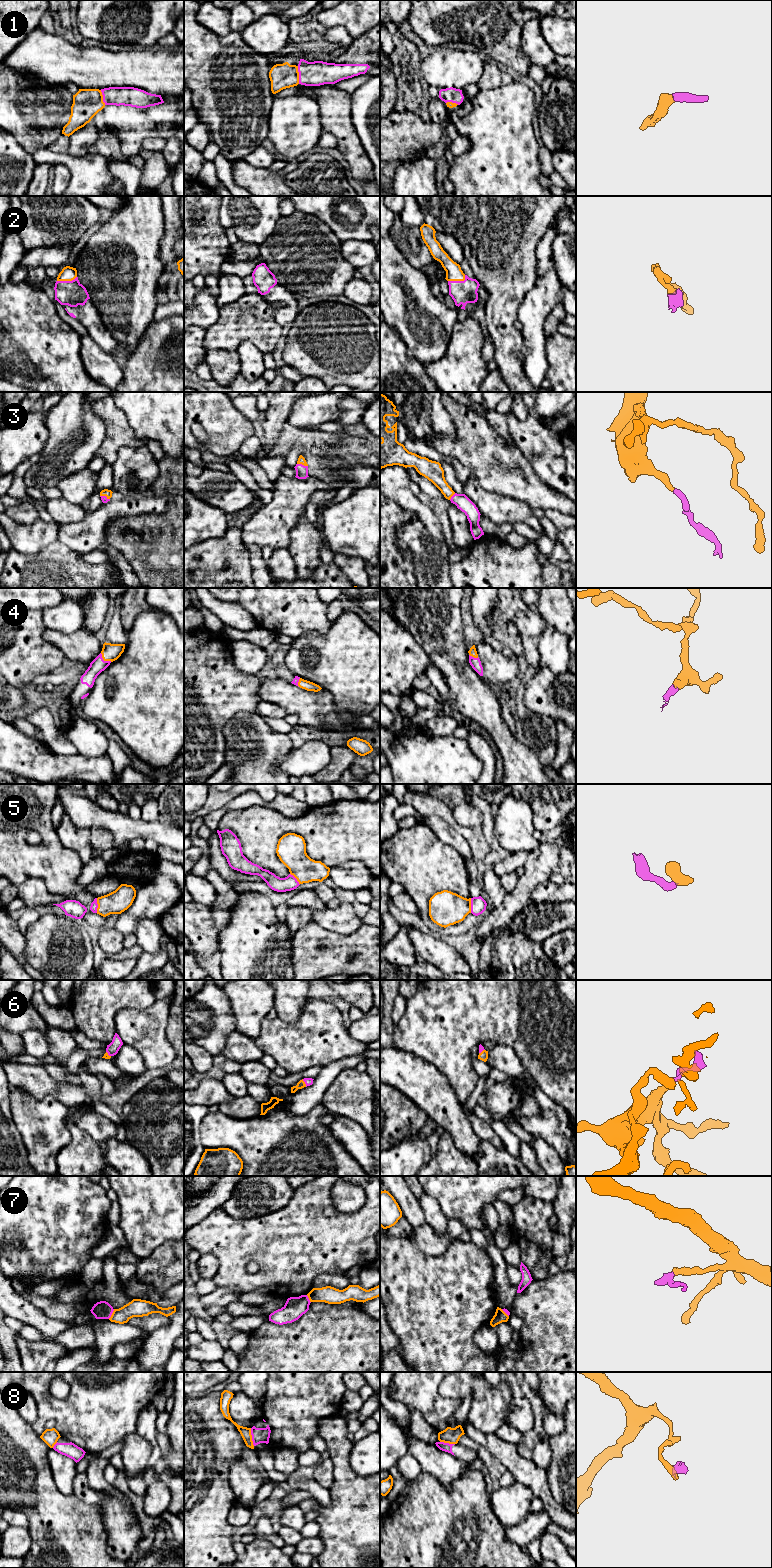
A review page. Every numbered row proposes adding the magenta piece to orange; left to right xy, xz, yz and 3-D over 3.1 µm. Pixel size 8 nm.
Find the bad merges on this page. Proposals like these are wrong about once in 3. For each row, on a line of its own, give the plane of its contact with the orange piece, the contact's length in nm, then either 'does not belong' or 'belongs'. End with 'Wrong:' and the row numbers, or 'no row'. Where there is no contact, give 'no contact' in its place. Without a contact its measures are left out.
1: meets orange in xz; contact 140 nm long; belongs
2: meets orange in yz; contact 150 nm long; belongs
3: meets orange in xz; contact 90 nm long; belongs
4: meets orange in xy; contact 120 nm long; belongs
5: meets orange in xy; contact 120 nm long; belongs
6: meets orange in xz; contact 70 nm long; belongs
7: meets orange in xy; contact 90 nm long; belongs
8: meets orange in xz; contact 150 nm long; does not belong
Wrong: 8

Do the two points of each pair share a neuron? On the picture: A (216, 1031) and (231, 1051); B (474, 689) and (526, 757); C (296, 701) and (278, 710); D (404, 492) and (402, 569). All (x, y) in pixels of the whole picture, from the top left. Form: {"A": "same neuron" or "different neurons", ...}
{"A": "different neurons", "B": "same neuron", "C": "different neurons", "D": "different neurons"}

